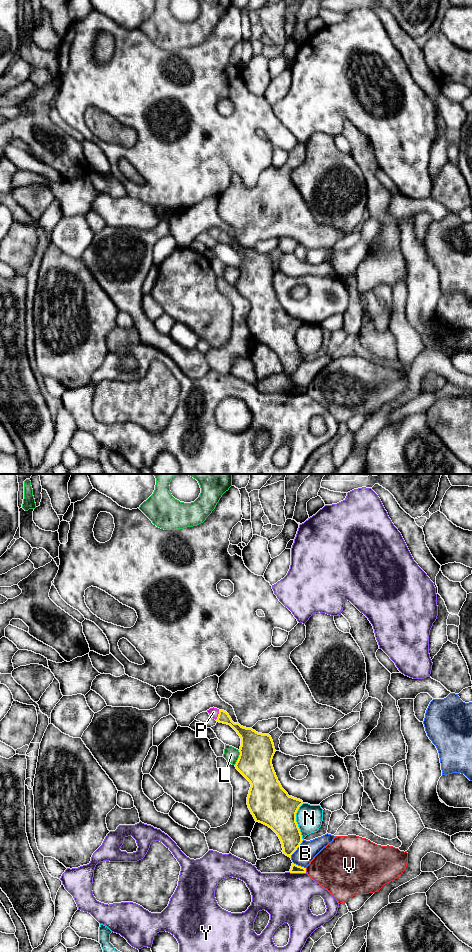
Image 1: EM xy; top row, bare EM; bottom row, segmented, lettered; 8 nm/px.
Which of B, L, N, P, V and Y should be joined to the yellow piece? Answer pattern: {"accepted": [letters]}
{"accepted": ["P"]}

